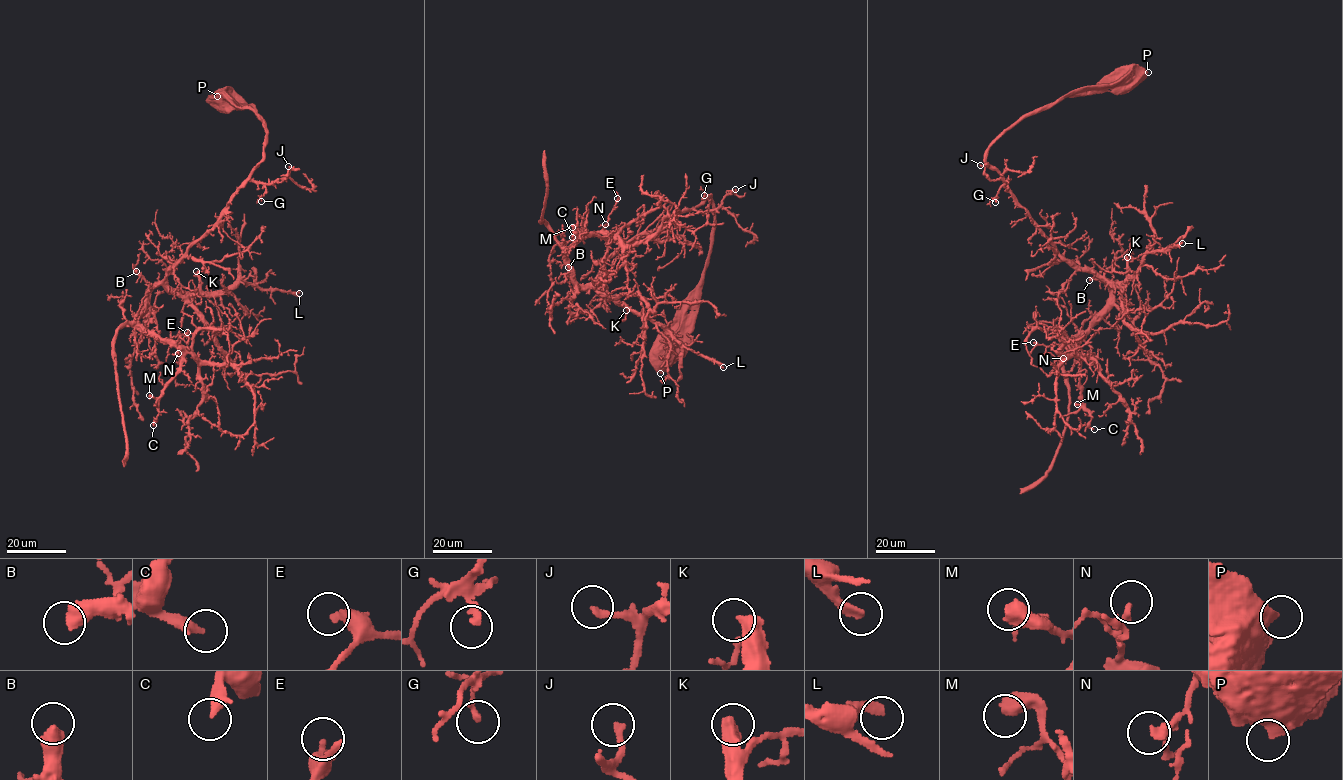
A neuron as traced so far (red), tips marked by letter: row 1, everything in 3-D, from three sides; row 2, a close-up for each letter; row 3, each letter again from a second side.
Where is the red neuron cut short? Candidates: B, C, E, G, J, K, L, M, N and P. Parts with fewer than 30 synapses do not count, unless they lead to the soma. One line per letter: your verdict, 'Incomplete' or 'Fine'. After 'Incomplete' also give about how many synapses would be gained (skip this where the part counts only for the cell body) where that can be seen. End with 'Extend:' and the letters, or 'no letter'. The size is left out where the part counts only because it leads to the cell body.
B: Incomplete. Roughly 35 synapses
C: Fine
E: Fine
G: Fine
J: Fine
K: Incomplete. Roughly 190 synapses
L: Fine
M: Fine
N: Fine
P: Fine
Extend: B, K

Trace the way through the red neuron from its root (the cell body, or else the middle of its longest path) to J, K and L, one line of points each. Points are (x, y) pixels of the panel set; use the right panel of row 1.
J: (1128, 78), (1105, 80), (1016, 120), (991, 144), (986, 159), (1007, 182), (991, 180), (980, 165)
K: (1128, 78), (1105, 80), (1027, 113), (991, 144), (986, 159), (1062, 256), (1115, 283), (1126, 279), (1127, 257)
L: (1128, 78), (1027, 113), (986, 161), (1062, 256), (1110, 282), (1133, 276), (1148, 253), (1182, 243)

